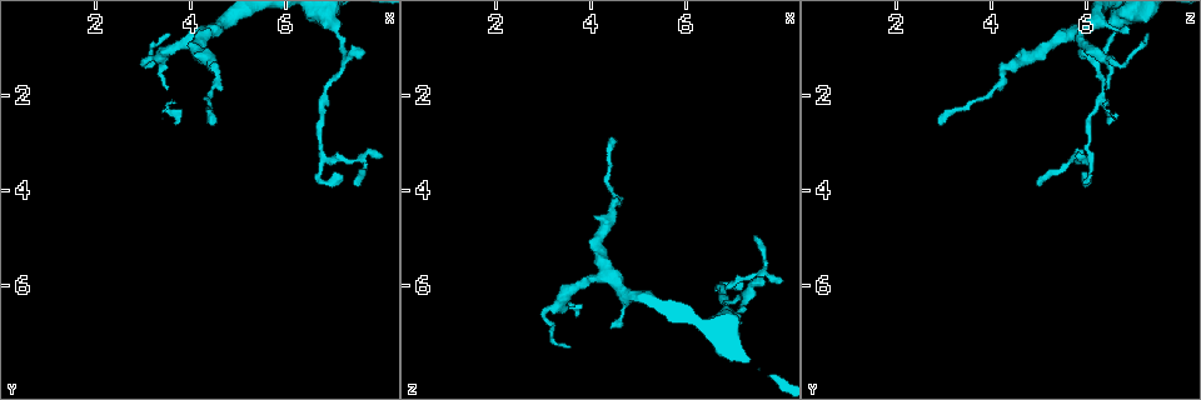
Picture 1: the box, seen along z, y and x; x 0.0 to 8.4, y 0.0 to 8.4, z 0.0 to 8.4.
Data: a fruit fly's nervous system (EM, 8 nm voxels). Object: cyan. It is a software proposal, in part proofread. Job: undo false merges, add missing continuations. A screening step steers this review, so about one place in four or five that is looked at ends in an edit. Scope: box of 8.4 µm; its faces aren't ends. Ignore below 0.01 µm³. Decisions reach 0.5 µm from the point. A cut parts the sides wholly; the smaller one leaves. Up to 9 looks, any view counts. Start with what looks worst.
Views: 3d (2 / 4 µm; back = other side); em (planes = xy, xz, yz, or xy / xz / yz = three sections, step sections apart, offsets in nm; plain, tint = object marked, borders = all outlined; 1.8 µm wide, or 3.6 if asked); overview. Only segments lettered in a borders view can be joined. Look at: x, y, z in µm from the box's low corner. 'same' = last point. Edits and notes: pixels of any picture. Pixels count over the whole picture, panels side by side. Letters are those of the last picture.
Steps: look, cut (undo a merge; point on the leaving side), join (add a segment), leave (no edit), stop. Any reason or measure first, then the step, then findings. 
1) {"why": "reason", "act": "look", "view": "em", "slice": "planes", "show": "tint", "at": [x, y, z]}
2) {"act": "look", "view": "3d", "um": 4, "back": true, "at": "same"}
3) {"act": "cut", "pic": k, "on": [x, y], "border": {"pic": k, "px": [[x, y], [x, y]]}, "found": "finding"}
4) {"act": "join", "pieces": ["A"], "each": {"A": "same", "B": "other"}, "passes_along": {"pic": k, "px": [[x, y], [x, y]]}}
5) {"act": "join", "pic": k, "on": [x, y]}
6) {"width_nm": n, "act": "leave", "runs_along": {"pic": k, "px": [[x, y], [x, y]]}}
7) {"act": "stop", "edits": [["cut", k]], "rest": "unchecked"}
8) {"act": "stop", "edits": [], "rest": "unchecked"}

{"why": "a fork", "act": "look", "view": "em", "slice": "yz", "step": 16, "show": "tint", "at": [7.20, 1.15, 6.35]}

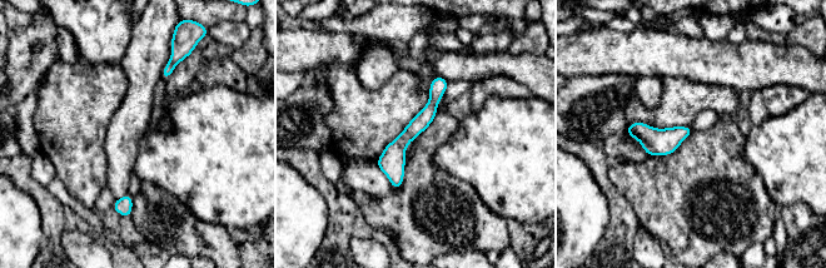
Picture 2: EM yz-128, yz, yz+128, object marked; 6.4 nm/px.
{"act": "look", "view": "em", "slice": "planes", "show": "borders", "at": "same"}

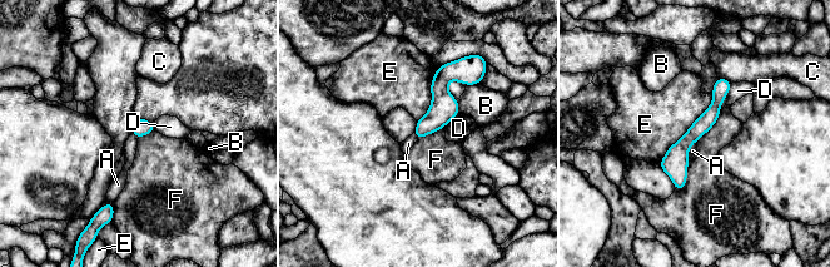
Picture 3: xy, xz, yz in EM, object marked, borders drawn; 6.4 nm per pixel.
{"act": "leave", "each": {"A": "other", "B": "other", "C": "other", "D": "other", "E": "other", "F": "other"}, "border": {"pic": 3, "px": [[689, 162], [685, 187], [680, 192]]}, "found": "continuous, no second cell"}

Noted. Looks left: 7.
{"why": "tapers out", "act": "look", "view": "em", "slice": "xy", "step": 8, "show": "tint", "at": [4.50, 2.65, 3.00]}

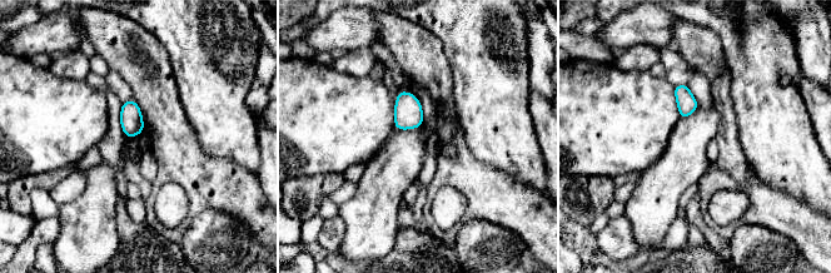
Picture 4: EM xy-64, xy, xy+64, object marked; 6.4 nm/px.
{"act": "look", "view": "em", "slice": "planes", "show": "borders", "at": "same"}

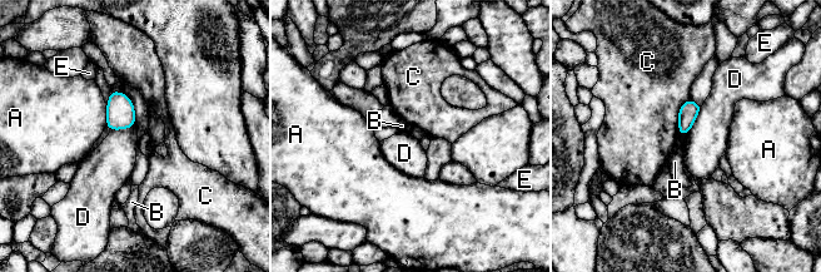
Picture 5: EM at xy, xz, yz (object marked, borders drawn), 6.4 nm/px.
{"width_nm": 120, "act": "leave", "each": {"A": "other", "B": "other", "C": "other", "D": "other", "E": "other"}, "found": "none of them fits"}

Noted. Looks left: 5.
{"act": "look", "view": "em", "slice": "planes", "show": "tint", "at": [3.50, 1.80, 6.50]}

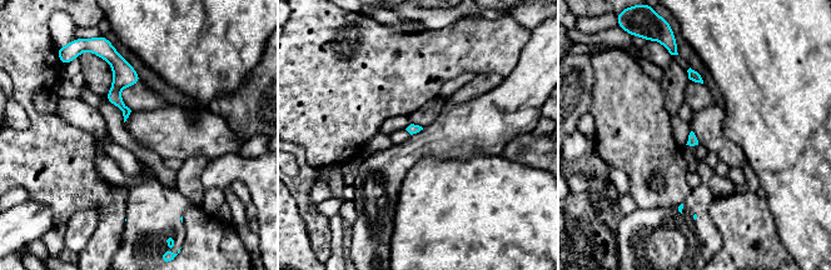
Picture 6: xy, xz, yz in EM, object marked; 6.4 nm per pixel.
{"act": "look", "view": "em", "slice": "planes", "show": "borders", "at": "same"}

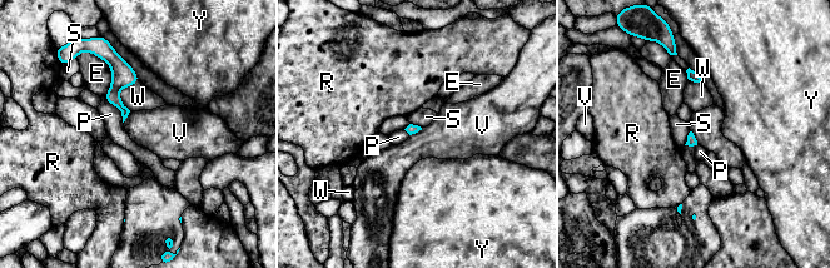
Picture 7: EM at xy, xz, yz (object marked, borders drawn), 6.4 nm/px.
{"act": "leave", "each": {"E": "other", "P": "other", "R": "other", "S": "other", "V": "other", "W": "other", "Y": "other"}, "border": {"pic": 7, "px": [[422, 128], [409, 135]]}, "found": "no lettered segment goes on from it"}

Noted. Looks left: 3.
{"why": "an open end", "act": "look", "view": "em", "slice": "xy", "step": 4, "show": "borders", "at": [7.50, 3.85, 4.95]}

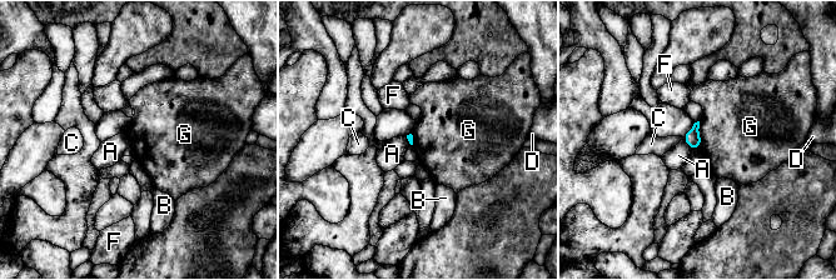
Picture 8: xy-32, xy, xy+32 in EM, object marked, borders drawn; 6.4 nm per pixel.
{"why": "cut it another way", "act": "look", "view": "em", "slice": "planes", "show": "borders", "at": "same"}

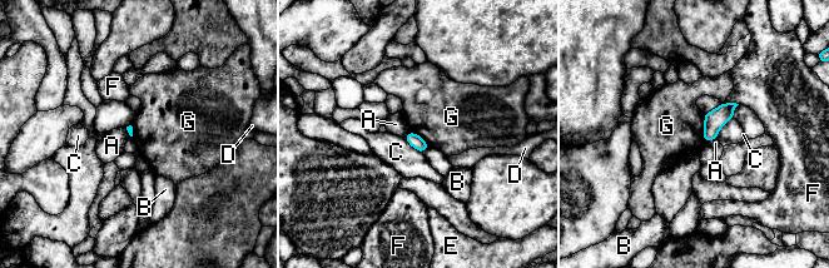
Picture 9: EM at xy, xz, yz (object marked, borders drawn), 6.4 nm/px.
{"act": "leave", "each": {"A": "other", "B": "other", "C": "other", "D": "other", "E": "other", "F": "other", "G": "other"}, "border": {"pic": 9, "px": [[703, 113], [703, 139], [705, 142]]}, "found": "none of them fits"}

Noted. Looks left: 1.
{"act": "stop", "edits": [], "rest": "unchecked"}

